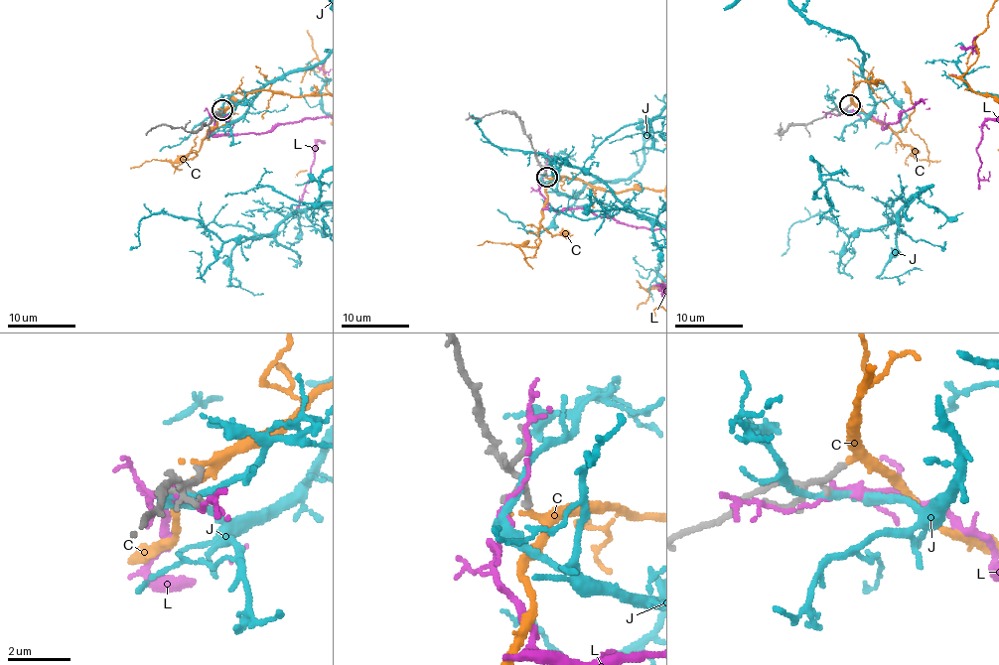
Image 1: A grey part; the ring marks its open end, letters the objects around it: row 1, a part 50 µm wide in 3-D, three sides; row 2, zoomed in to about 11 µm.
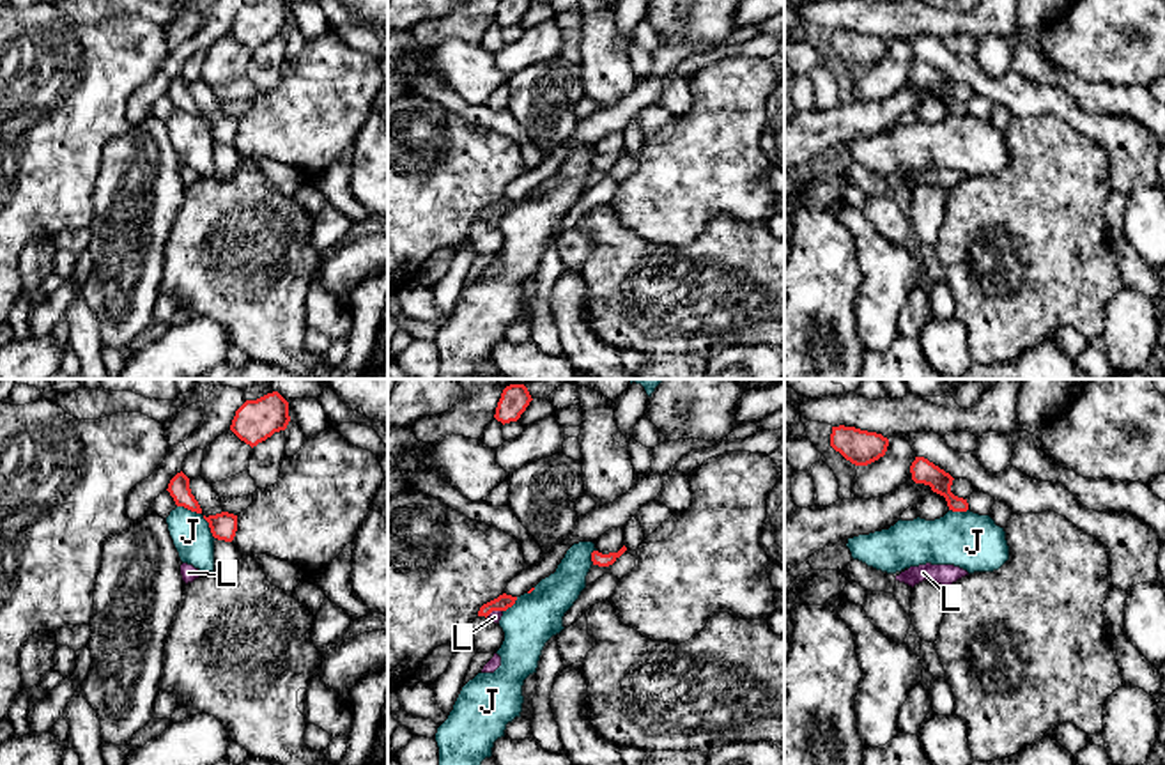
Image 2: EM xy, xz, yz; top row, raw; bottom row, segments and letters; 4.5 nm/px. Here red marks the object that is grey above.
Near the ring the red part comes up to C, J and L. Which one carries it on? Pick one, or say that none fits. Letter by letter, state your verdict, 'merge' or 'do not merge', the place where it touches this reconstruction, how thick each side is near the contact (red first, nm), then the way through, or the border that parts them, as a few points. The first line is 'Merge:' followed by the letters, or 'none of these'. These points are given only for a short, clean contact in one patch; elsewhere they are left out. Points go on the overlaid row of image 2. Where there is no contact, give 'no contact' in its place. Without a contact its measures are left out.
Merge: C
C: merge; no contact
J: do not merge; contact xy (204, 516); calibres 100 and 180 nm
L: do not merge; contact xz (493, 610); calibres 70 and 50 nm

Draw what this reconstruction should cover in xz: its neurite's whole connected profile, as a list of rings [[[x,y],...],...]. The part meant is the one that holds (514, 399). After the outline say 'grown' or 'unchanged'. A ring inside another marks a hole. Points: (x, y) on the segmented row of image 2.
[[[510,384],[501,393],[494,418],[503,425],[517,421],[531,400],[533,398],[524,384]]] | unchanged

